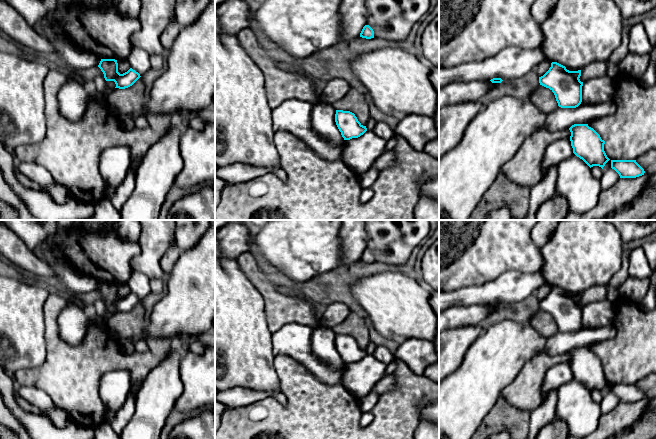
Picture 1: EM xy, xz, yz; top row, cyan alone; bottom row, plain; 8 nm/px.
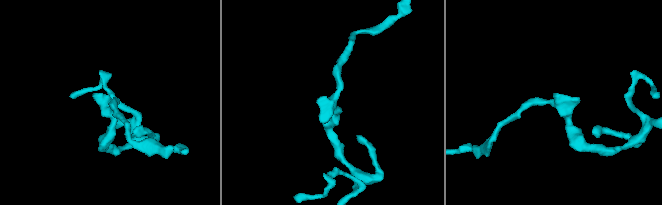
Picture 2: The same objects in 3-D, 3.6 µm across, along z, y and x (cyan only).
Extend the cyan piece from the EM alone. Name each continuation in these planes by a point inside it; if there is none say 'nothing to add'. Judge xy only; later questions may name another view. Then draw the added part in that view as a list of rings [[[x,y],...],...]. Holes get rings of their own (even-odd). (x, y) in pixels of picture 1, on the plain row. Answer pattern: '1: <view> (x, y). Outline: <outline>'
nothing to add

